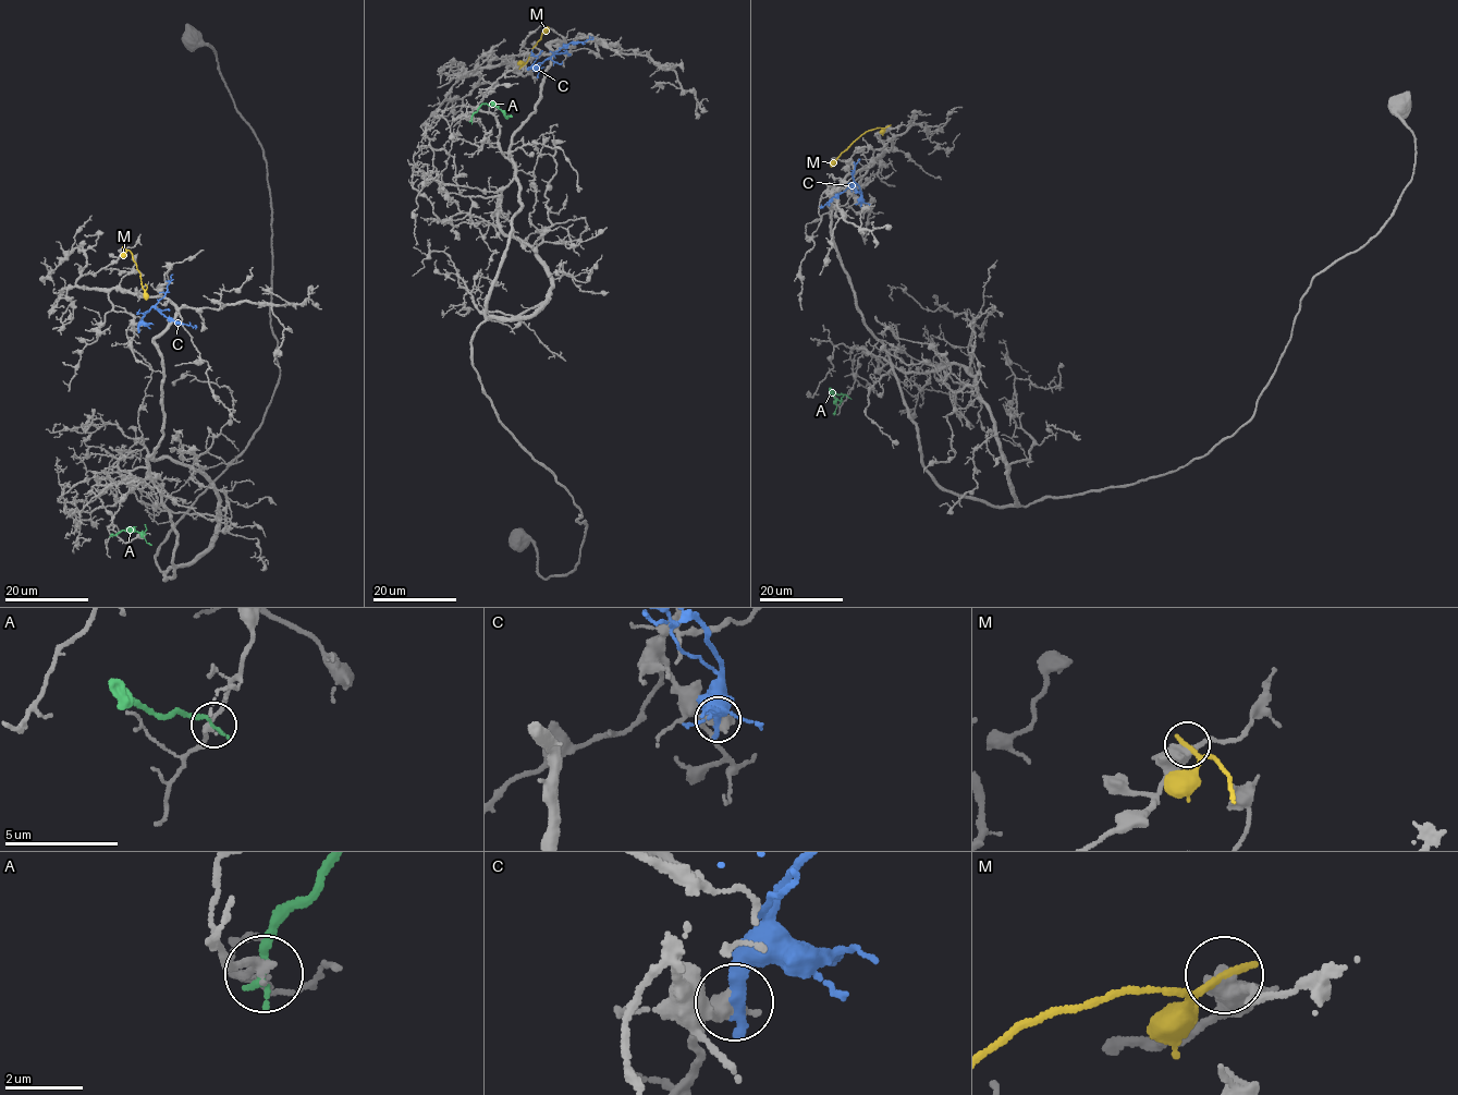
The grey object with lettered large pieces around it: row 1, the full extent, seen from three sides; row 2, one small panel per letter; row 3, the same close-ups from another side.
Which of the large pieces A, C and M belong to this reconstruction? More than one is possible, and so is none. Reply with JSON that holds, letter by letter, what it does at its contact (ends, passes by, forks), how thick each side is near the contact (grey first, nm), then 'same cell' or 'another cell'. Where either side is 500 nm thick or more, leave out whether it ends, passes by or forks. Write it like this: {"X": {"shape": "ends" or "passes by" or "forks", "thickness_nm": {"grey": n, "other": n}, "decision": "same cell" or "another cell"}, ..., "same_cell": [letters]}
{"A": {"shape": "ends", "thickness_nm": {"grey": 200, "other": 220}, "decision": "another cell"}, "C": {"thickness_nm": {"grey": 600, "other": 460}, "decision": "another cell"}, "M": {"shape": "passes by", "thickness_nm": {"grey": 480, "other": 160}, "decision": "another cell"}, "same_cell": []}

